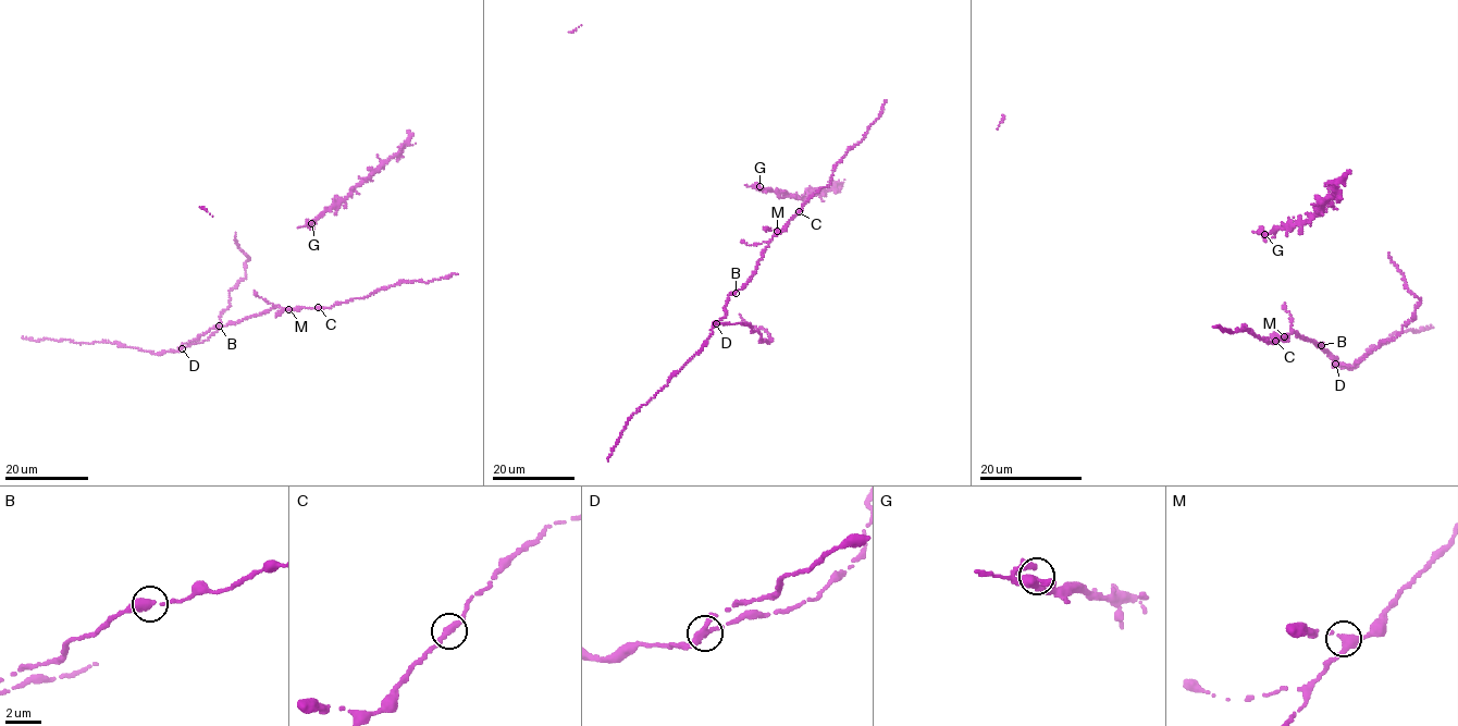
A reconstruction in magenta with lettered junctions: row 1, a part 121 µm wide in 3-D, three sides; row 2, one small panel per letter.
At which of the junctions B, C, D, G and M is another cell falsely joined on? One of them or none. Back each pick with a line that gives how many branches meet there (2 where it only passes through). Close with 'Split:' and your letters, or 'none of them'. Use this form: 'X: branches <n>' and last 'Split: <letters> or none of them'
D: branches 3
Split: D

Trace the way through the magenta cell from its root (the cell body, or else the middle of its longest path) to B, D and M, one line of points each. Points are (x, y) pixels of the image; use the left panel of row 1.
B: (319, 308), (276, 306), (236, 322), (219, 325)
D: (319, 308), (273, 307), (236, 322), (214, 325), (182, 347)
M: (319, 308), (288, 309)

